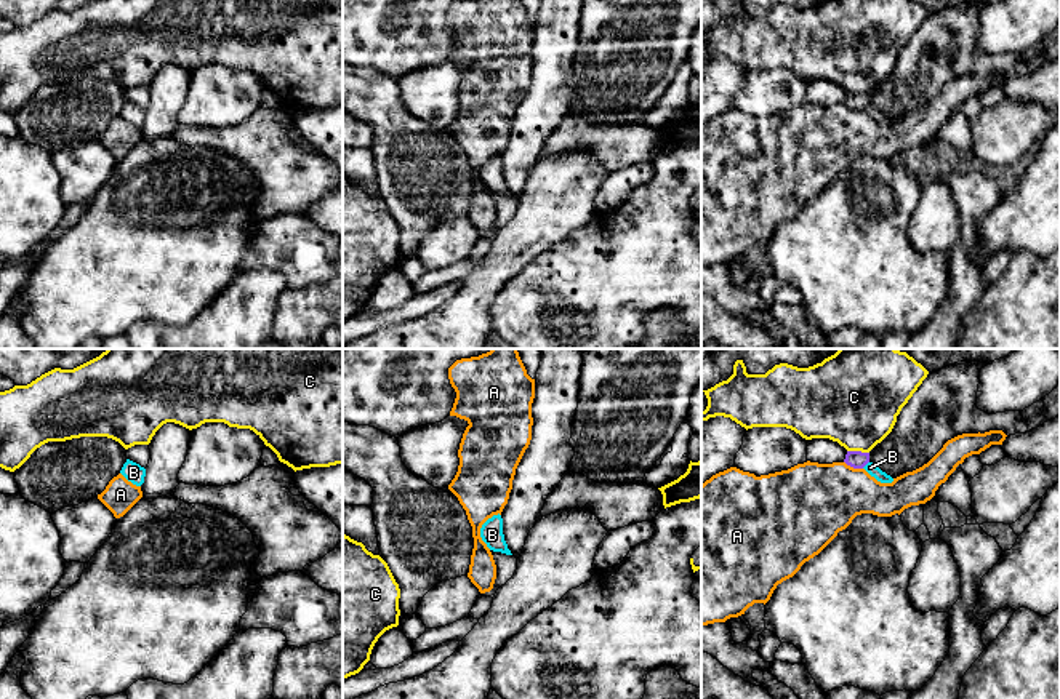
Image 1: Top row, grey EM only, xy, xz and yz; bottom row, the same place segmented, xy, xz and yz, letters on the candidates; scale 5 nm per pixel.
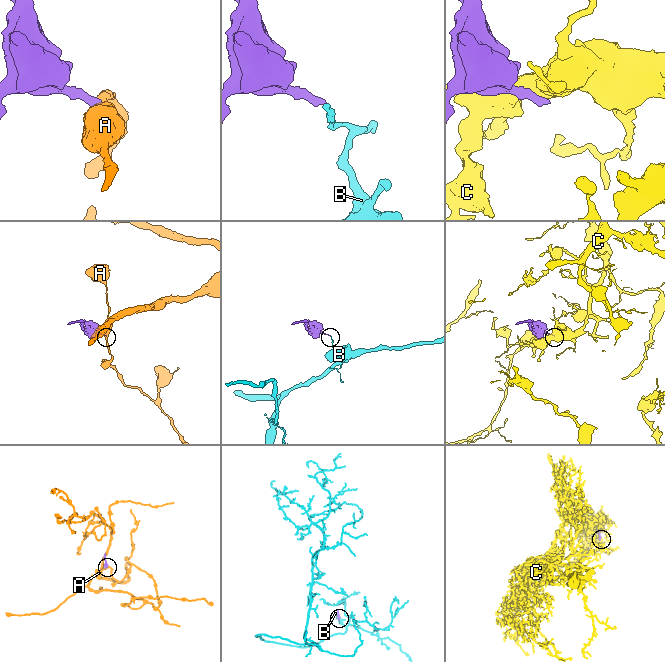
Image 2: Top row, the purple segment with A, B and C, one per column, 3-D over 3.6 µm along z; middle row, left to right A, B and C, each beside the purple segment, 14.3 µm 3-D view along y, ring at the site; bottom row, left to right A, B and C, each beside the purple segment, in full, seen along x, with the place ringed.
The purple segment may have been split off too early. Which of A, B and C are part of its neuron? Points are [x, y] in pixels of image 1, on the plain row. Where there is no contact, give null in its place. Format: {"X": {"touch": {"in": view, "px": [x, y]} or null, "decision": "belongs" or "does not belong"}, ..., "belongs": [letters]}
{"A": {"touch": {"in": "yz", "px": [854, 109]}, "decision": "does not belong"}, "B": {"touch": {"in": "yz", "px": [865, 106]}, "decision": "belongs"}, "C": {"touch": {"in": "yz", "px": [859, 93]}, "decision": "does not belong"}, "belongs": ["B"]}

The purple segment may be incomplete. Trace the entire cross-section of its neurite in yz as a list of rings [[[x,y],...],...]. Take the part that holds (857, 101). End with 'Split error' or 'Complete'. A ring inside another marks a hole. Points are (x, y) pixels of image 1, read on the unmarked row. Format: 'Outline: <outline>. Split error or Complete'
Outline: [[[847,93],[844,104],[853,110],[865,110],[871,118],[881,125],[892,125],[893,120],[882,114],[869,102],[869,94]]]. Split error

